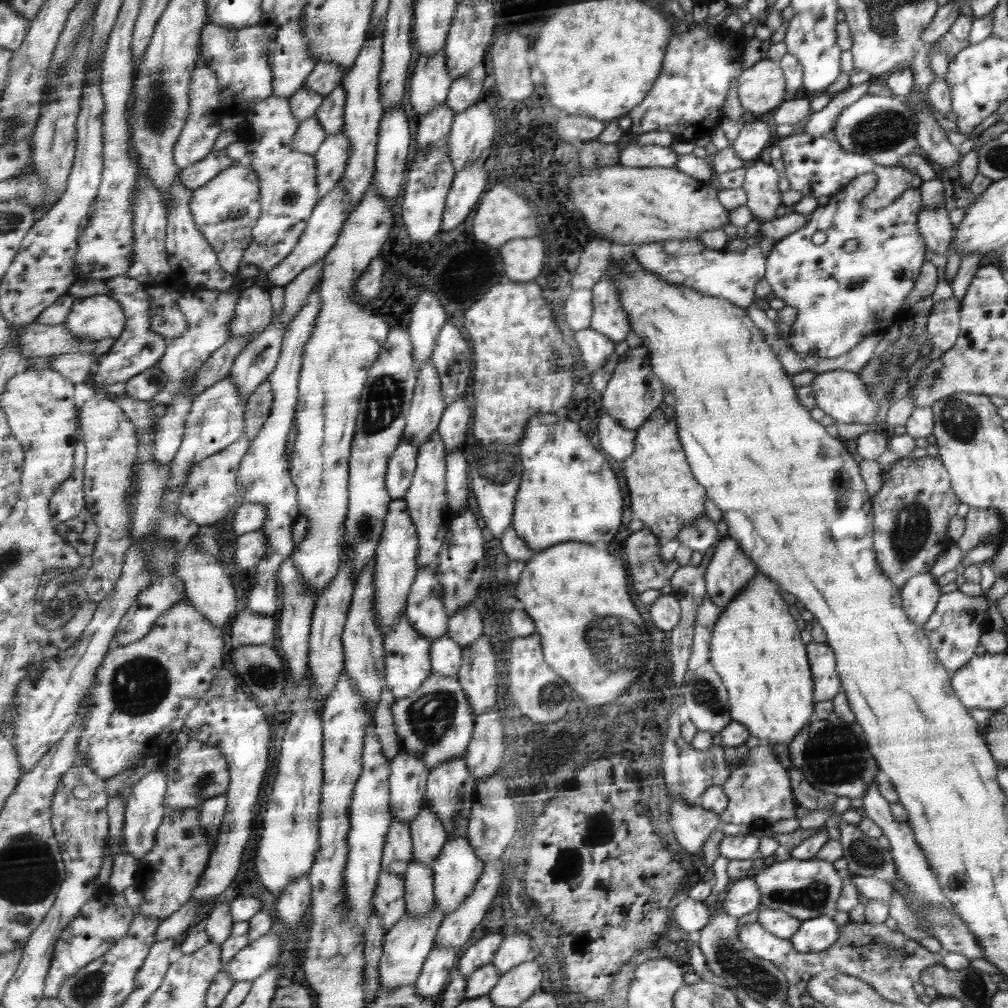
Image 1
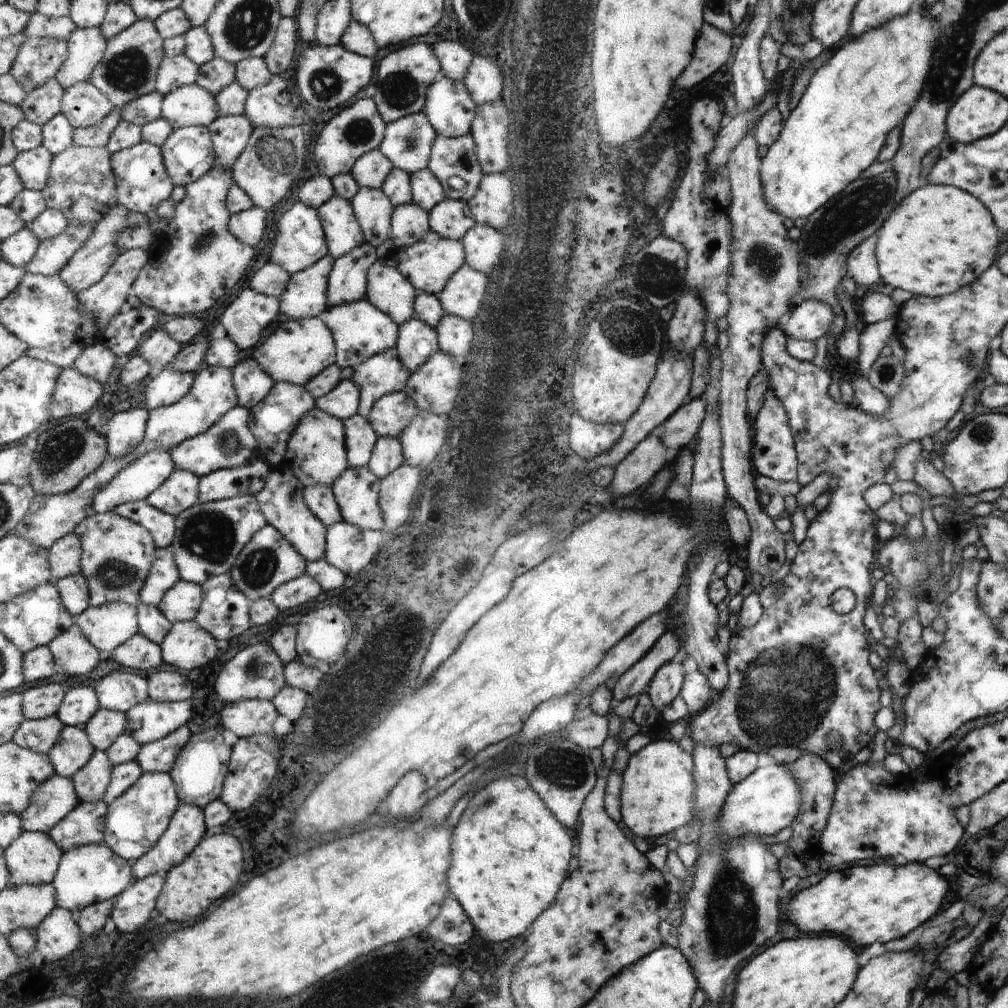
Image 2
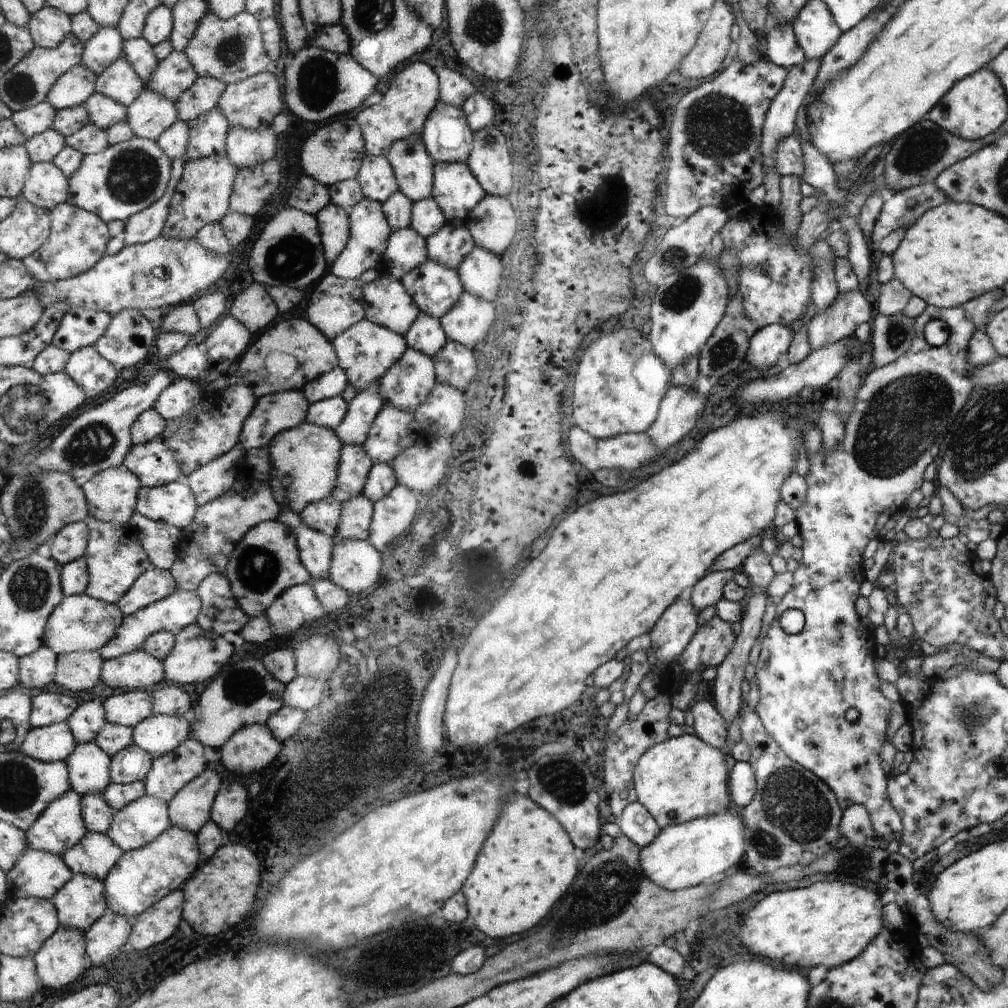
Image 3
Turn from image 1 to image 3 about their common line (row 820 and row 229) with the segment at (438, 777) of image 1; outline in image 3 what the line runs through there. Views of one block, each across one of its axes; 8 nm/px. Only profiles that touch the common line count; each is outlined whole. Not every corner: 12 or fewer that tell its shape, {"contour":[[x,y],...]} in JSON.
{"contour":[[446,221],[428,256],[457,270],[475,247],[464,222]]}

